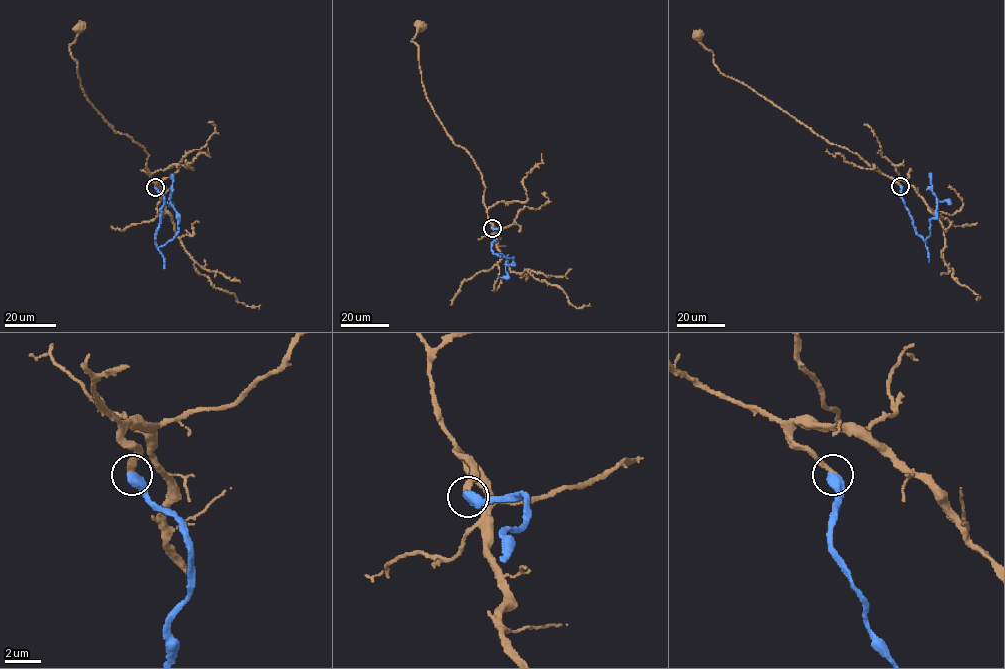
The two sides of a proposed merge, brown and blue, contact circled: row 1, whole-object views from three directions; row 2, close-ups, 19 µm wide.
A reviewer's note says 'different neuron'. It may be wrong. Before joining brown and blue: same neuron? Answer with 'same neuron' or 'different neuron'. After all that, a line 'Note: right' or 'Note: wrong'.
same neuron
Note: wrong

